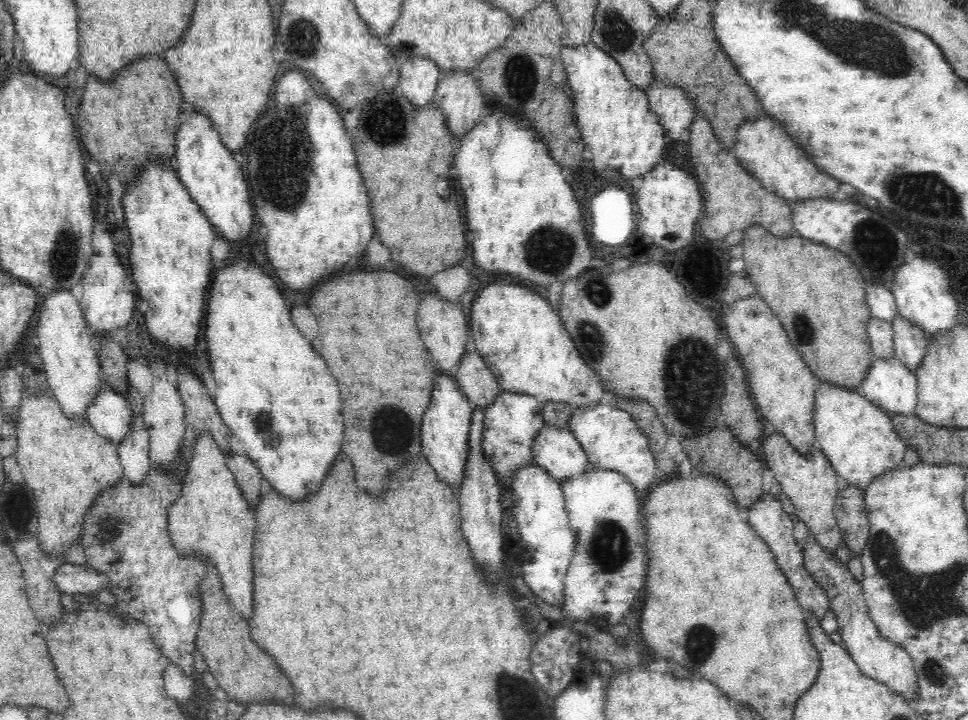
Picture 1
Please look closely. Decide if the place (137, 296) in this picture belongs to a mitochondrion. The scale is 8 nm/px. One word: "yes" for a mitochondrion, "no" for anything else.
no

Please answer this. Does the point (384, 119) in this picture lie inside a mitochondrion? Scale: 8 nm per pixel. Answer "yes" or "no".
yes

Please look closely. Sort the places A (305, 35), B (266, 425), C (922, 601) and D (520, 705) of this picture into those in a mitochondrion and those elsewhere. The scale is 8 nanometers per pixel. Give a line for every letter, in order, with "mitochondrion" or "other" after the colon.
A: mitochondrion
B: mitochondrion
C: mitochondrion
D: mitochondrion

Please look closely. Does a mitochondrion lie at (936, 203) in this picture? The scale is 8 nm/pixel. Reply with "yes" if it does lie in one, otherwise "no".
yes

